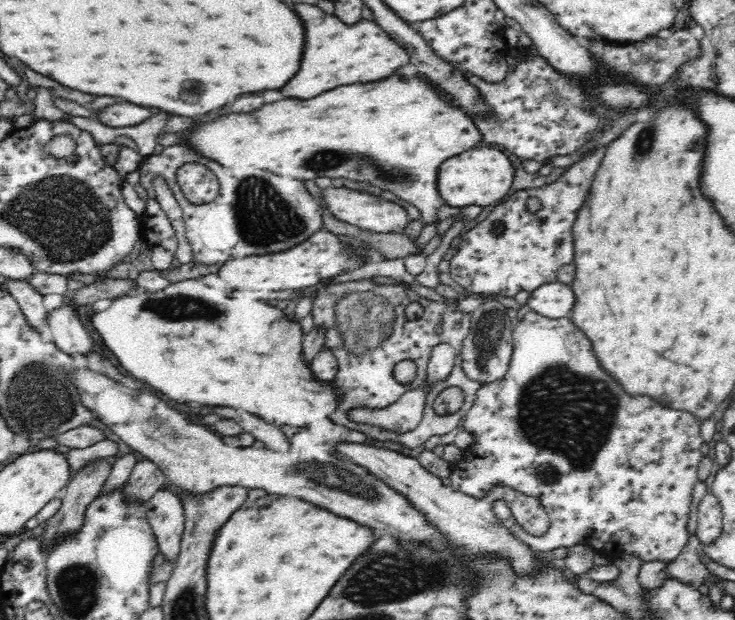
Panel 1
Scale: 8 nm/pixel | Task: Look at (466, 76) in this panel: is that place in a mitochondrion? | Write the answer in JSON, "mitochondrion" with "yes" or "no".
{"mitochondrion":"no"}

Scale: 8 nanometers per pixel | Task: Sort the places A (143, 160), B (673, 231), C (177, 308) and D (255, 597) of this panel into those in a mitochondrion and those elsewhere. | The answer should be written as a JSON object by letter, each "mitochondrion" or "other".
{"A":"other","B":"other","C":"mitochondrion","D":"other"}

